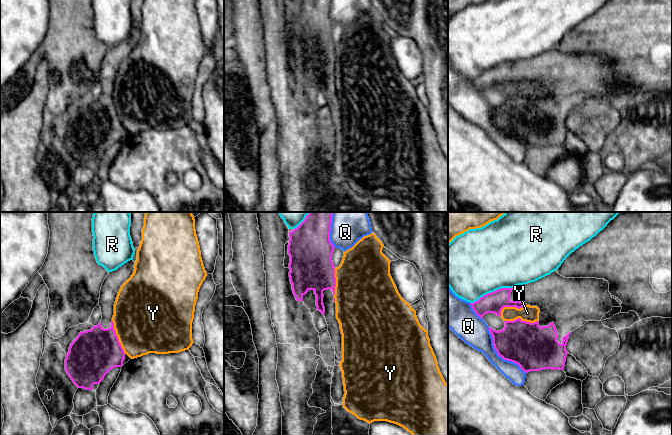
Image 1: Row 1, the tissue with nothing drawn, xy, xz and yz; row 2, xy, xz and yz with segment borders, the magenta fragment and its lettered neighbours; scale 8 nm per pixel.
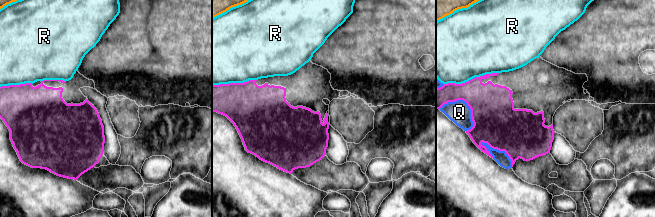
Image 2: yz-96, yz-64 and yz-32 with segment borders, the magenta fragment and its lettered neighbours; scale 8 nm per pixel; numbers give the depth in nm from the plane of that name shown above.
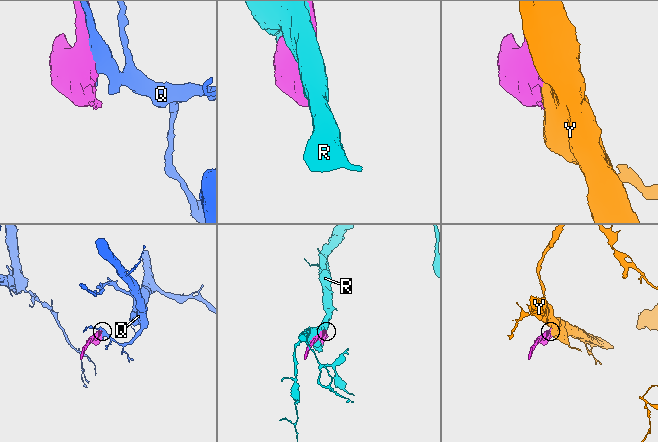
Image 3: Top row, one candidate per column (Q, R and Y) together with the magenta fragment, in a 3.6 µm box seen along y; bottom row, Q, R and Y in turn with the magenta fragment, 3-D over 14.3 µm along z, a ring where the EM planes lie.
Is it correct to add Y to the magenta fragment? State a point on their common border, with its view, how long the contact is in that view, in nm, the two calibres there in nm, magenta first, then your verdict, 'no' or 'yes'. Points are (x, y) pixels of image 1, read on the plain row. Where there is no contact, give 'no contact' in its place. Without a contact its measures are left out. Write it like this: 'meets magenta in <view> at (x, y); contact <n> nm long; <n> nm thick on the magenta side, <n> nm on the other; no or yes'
meets magenta in yz at (521, 96); contact 280 nm long; 360 nm thick on the magenta side, 130 nm on the other; no

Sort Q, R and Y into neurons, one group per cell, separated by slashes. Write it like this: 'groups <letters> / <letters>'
groups Q / R / Y

